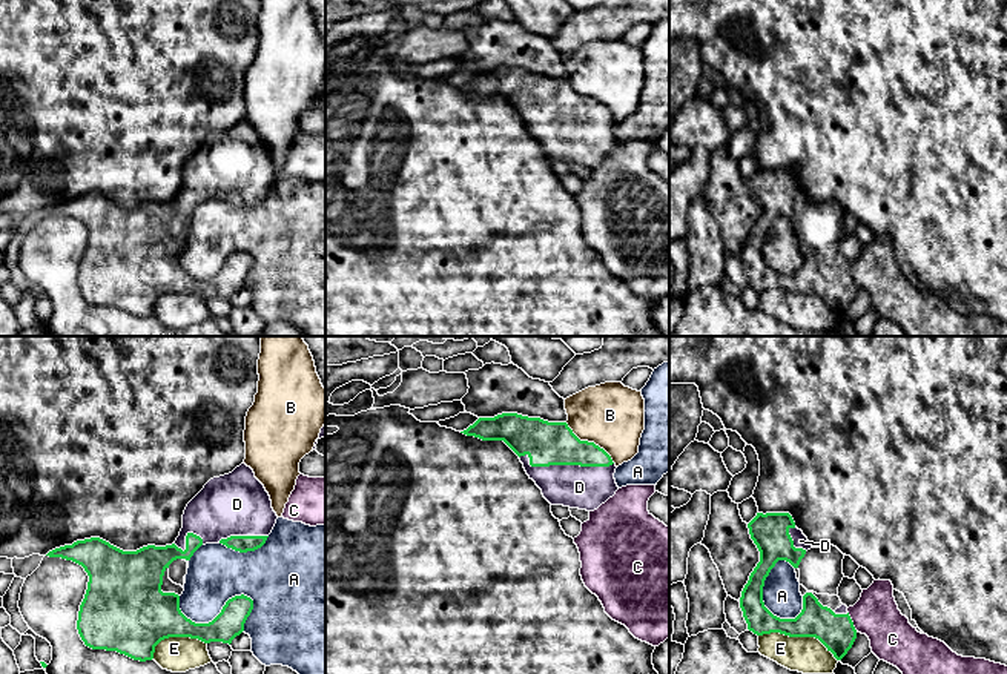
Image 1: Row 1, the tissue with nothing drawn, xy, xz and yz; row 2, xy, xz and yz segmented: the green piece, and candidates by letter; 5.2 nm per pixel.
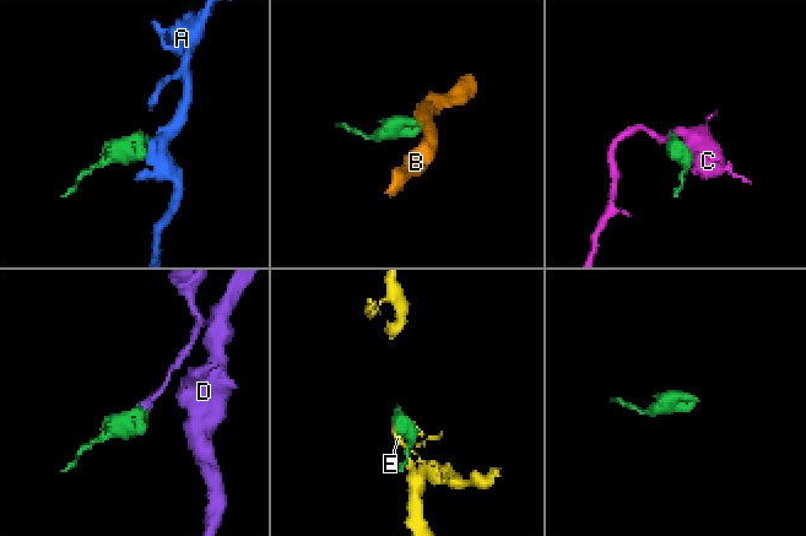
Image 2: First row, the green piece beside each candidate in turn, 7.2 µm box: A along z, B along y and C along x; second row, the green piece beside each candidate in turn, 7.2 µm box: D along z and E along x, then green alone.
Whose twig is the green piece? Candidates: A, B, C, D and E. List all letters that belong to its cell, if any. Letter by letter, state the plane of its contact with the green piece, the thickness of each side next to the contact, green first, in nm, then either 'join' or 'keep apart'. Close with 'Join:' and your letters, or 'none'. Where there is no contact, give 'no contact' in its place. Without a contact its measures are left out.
A: meets green in xy; 160 nm thick on the green side, 300 nm on the other; keep apart
B: meets green in xz; 220 nm thick on the green side, 340 nm on the other; keep apart
C: meets green in yz; 190 nm thick on the green side, 240 nm on the other; keep apart
D: meets green in xz; 220 nm thick on the green side, 220 nm on the other; join
E: meets green in yz; 190 nm thick on the green side, 190 nm on the other; keep apart
Join: D

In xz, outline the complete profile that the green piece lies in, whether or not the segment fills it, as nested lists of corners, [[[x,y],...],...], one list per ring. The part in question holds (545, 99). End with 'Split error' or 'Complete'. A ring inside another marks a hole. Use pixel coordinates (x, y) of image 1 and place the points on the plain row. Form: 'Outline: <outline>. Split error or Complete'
Outline: [[[502,69],[479,74],[461,89],[504,97],[551,161],[594,167],[619,146],[611,112],[594,98],[580,97],[566,78]]]. Split error

